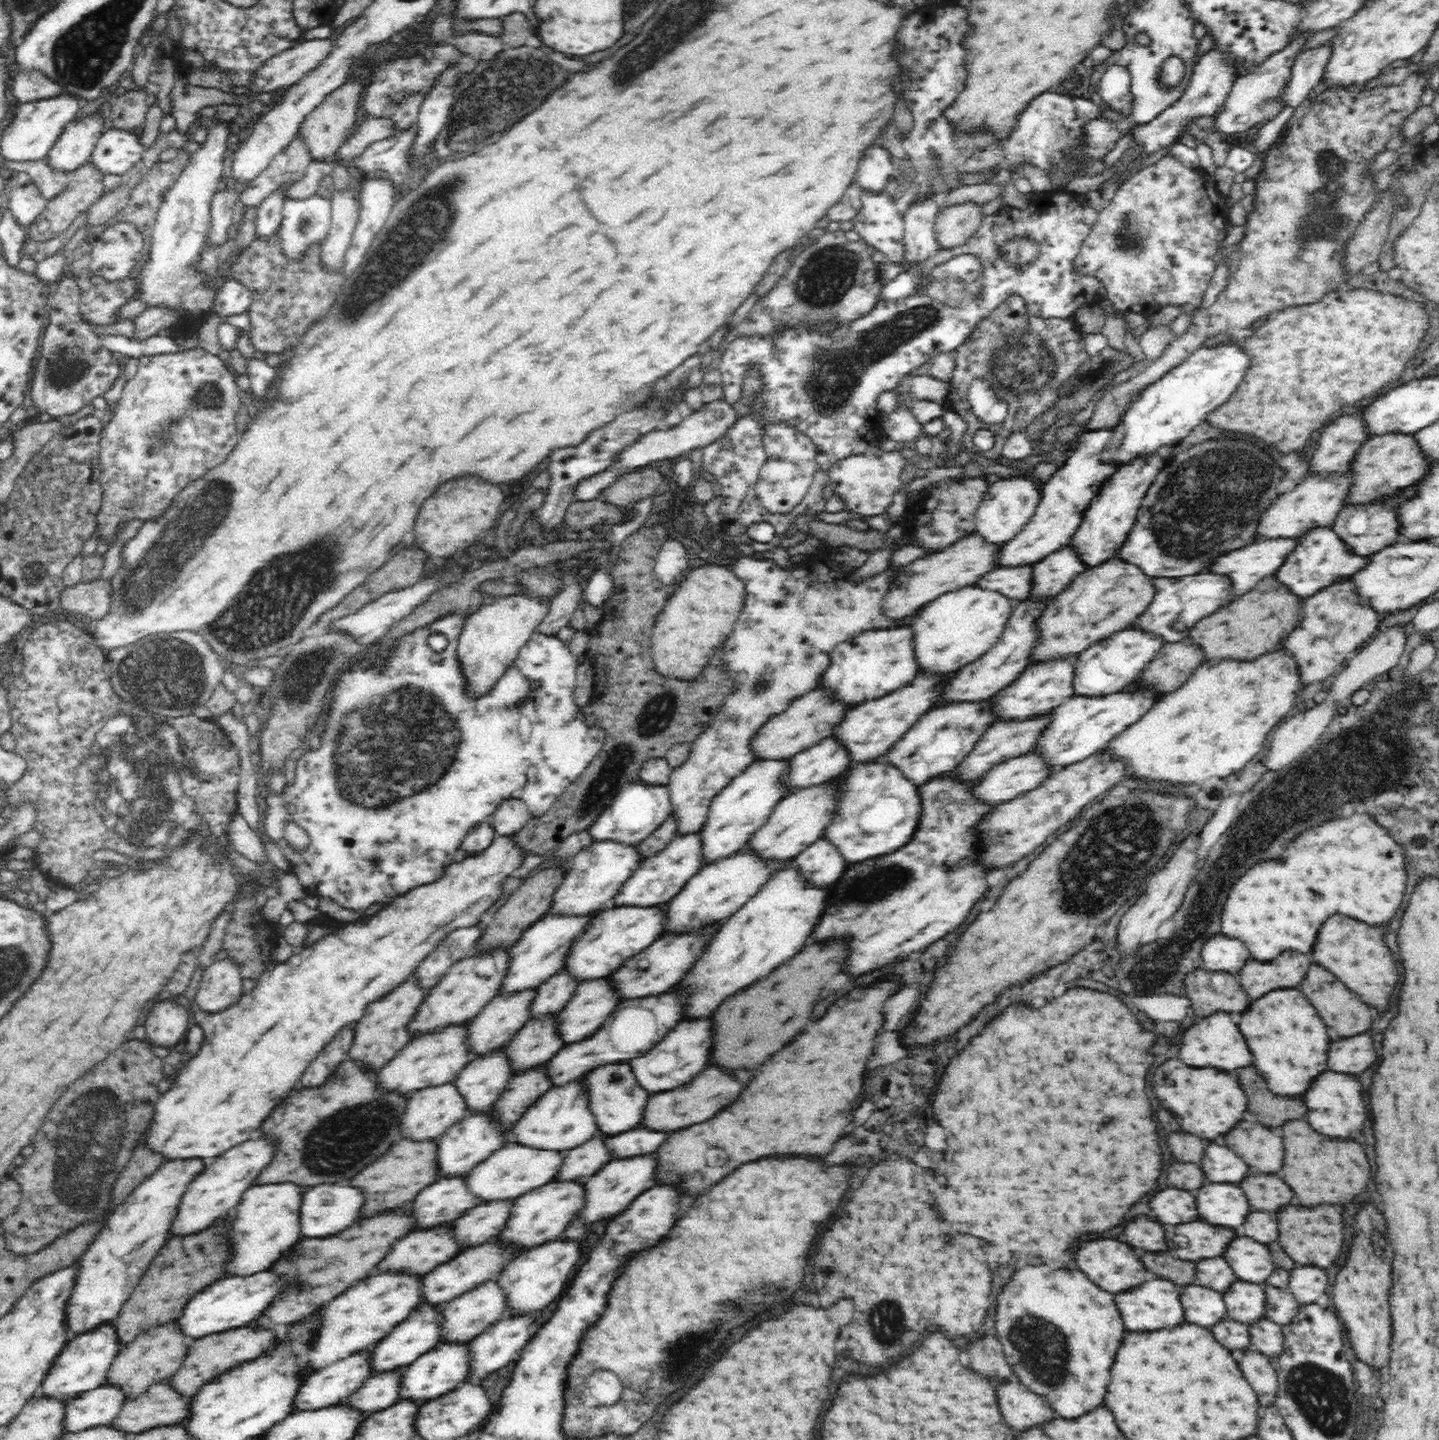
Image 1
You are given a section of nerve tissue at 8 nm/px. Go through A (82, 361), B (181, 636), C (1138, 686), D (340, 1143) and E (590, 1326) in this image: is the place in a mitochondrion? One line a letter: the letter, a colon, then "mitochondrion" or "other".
A: mitochondrion
B: mitochondrion
C: other
D: mitochondrion
E: other

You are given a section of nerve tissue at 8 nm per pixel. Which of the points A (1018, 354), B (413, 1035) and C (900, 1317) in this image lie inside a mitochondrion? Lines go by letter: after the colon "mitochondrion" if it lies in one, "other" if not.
A: mitochondrion
B: other
C: mitochondrion

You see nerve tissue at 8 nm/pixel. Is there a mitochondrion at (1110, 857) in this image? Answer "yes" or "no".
yes

